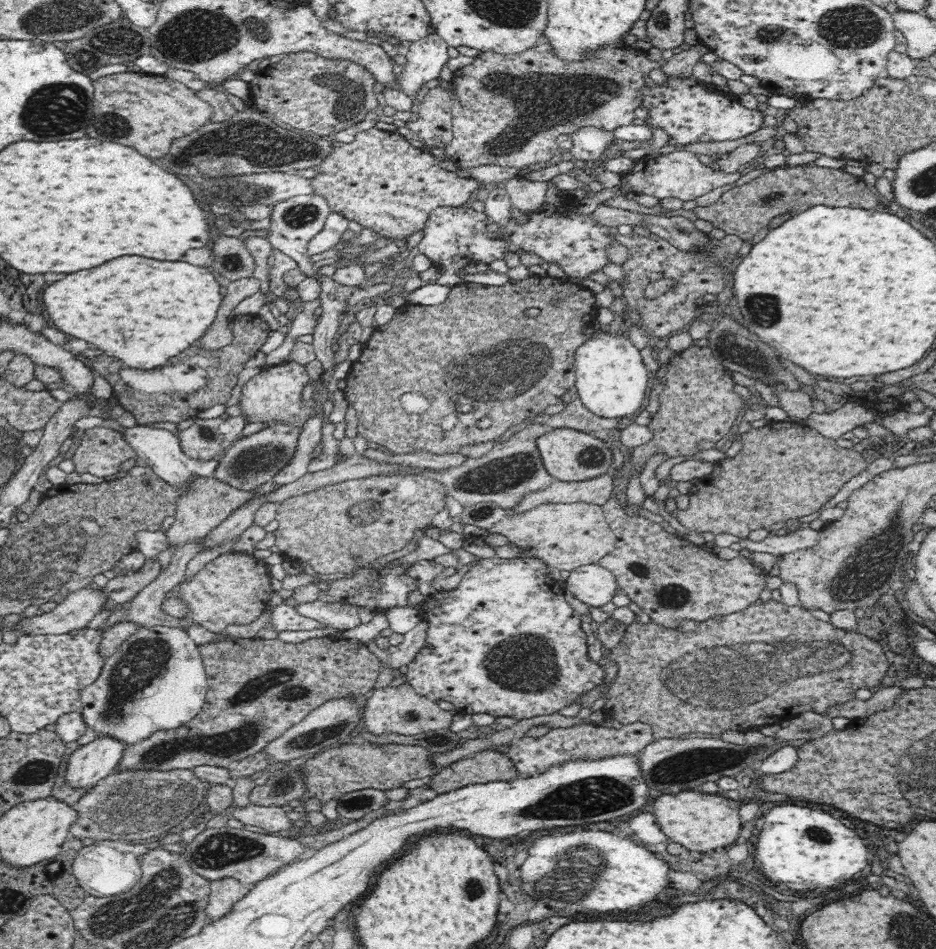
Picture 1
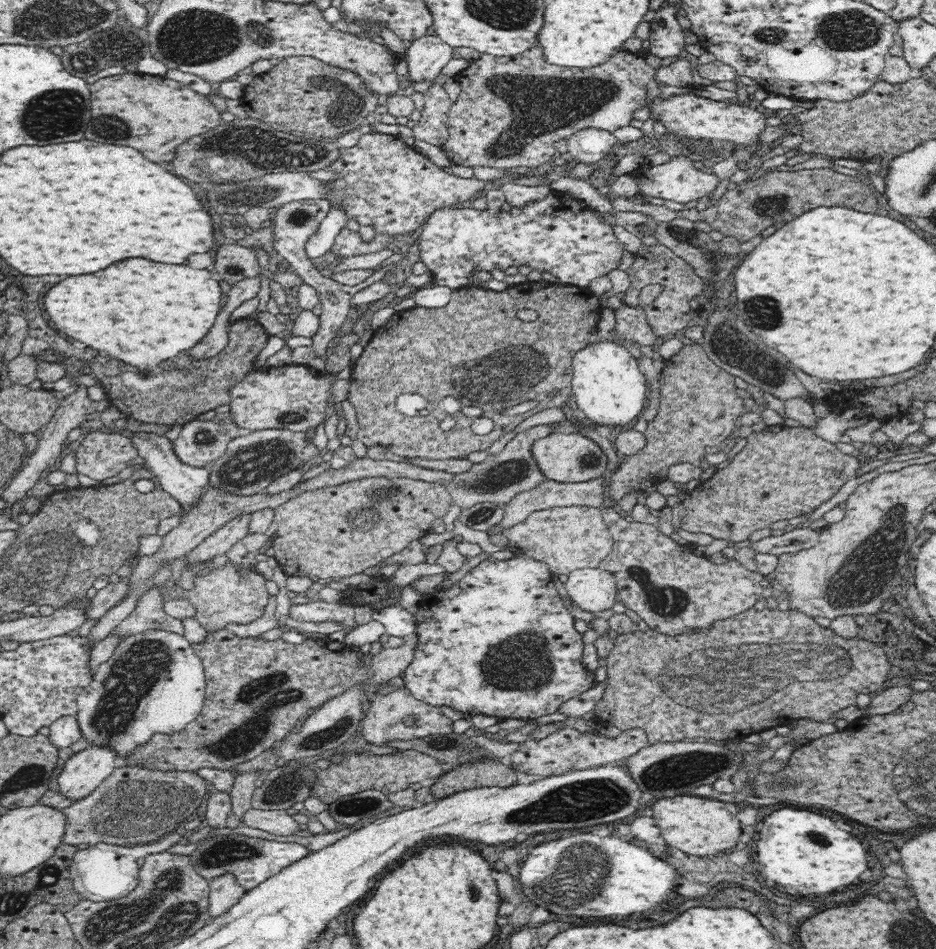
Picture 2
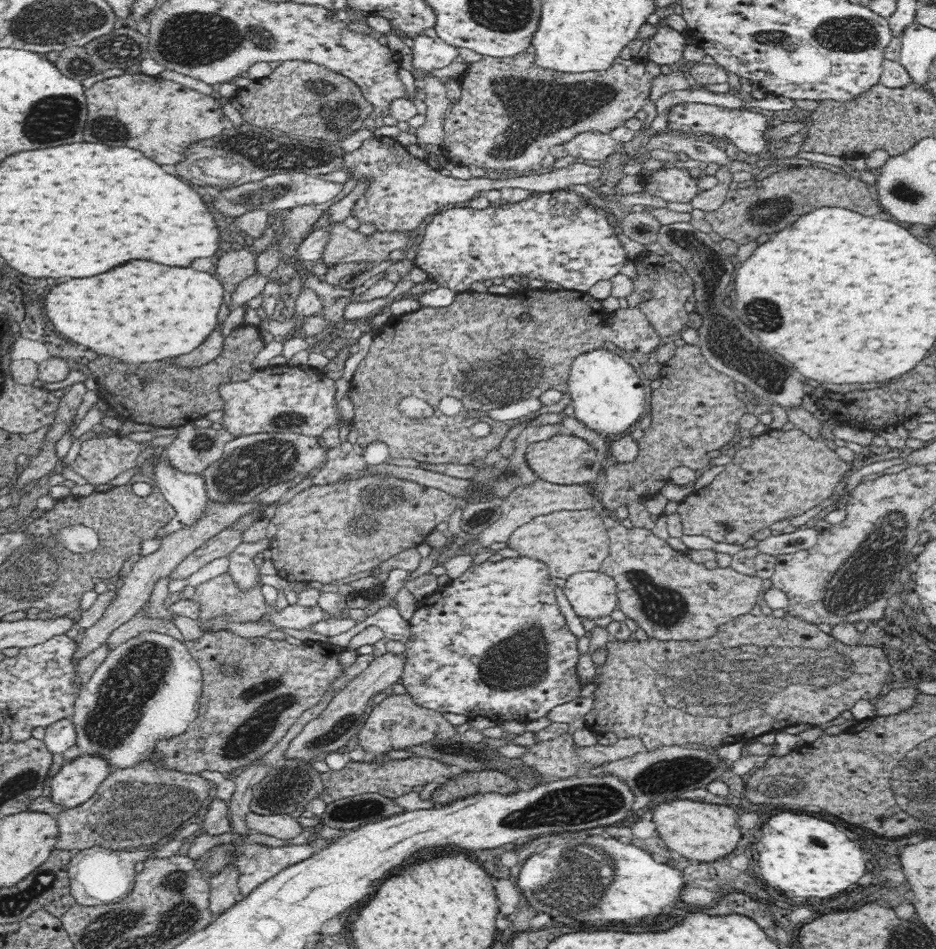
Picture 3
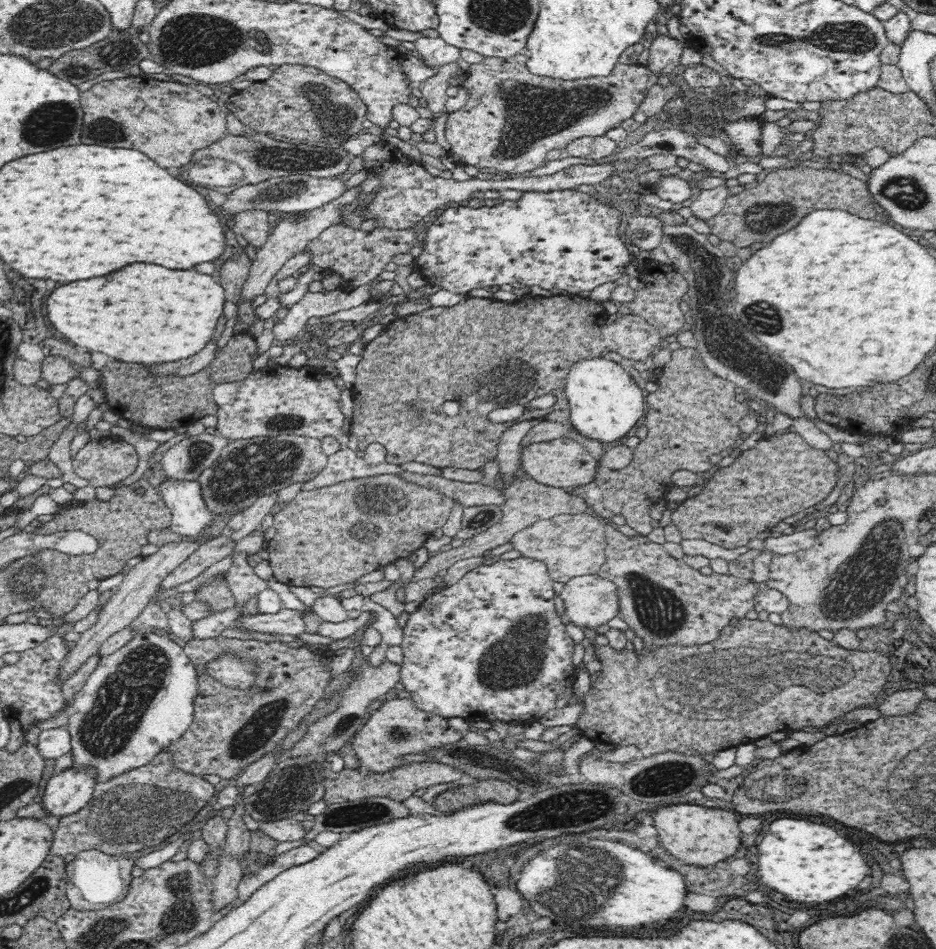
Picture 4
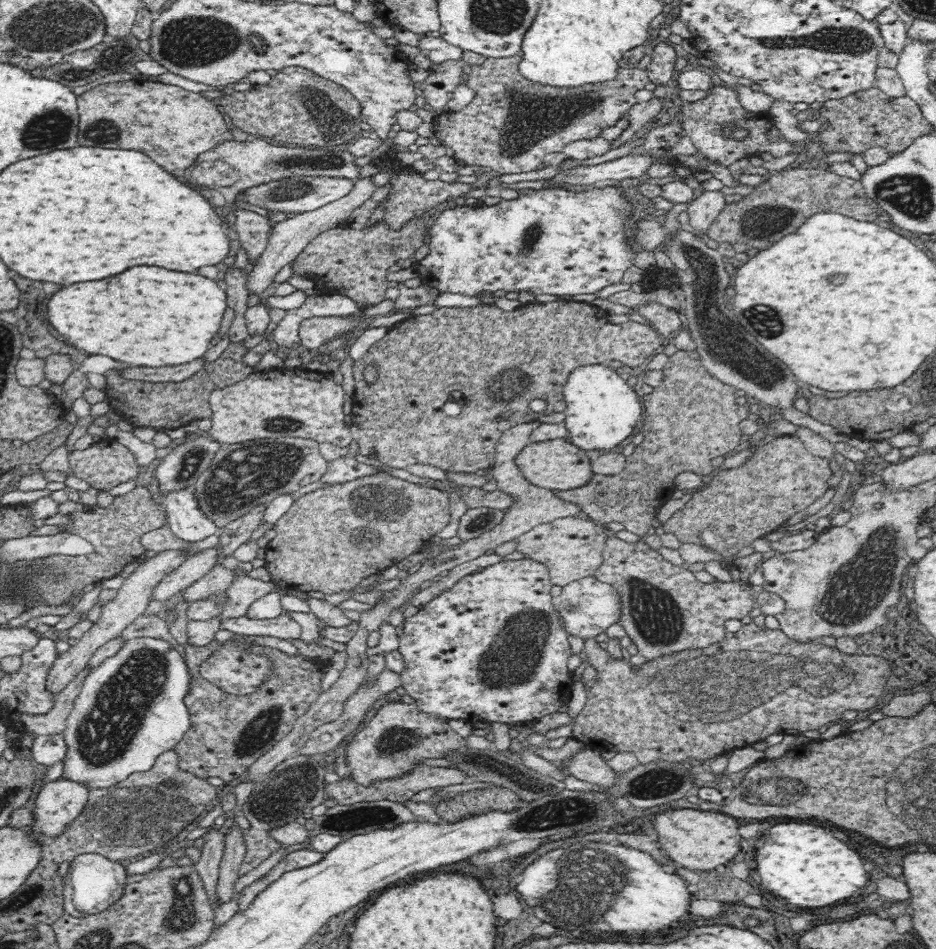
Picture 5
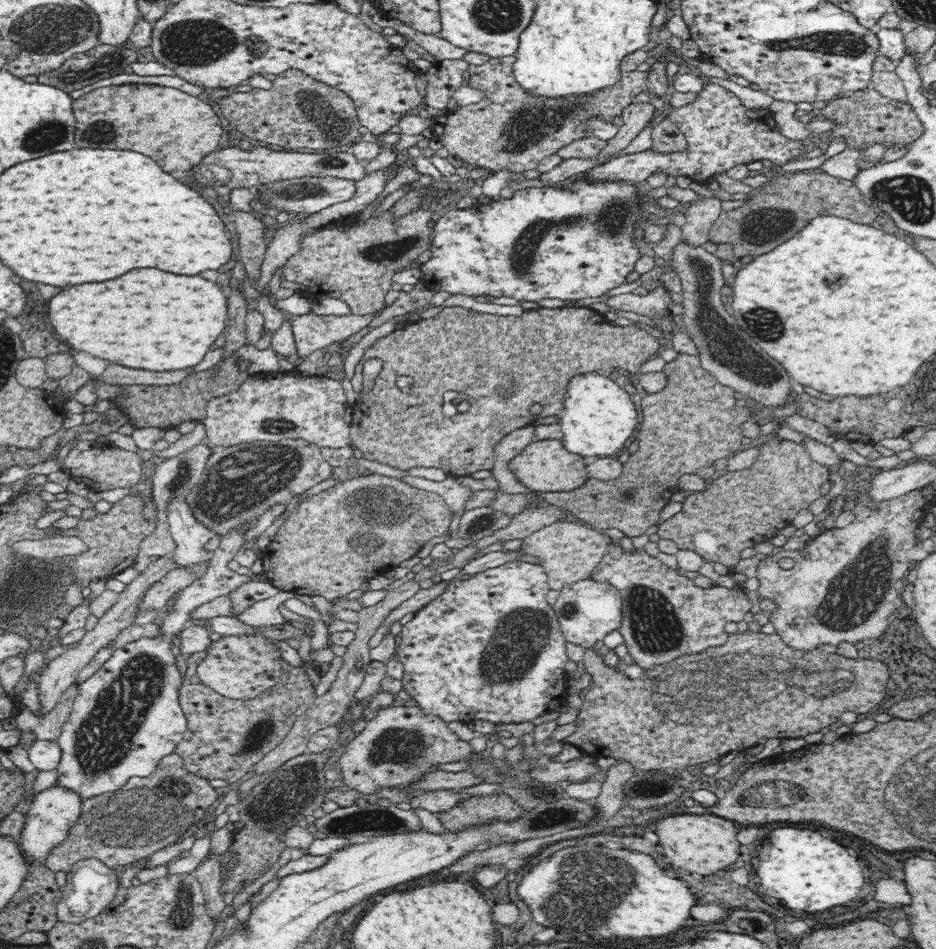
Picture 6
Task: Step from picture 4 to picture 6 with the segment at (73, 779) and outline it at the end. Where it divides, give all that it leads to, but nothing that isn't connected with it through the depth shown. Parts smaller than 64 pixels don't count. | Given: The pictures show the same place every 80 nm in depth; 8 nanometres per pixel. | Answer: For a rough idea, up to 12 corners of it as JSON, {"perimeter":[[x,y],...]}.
{"perimeter":[[78,794],[33,796],[16,839],[30,869],[62,846],[81,815]]}

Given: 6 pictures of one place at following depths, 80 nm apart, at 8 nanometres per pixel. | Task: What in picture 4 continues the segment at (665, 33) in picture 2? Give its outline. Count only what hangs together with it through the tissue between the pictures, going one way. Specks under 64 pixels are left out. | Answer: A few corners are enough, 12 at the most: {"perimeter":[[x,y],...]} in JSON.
{"perimeter":[[668,35],[655,38],[647,68],[657,77],[680,65],[684,43]]}

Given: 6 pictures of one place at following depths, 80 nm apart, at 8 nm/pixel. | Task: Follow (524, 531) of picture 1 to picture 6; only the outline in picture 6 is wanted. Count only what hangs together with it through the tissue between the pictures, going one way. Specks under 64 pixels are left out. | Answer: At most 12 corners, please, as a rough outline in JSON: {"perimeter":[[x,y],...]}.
{"perimeter":[[562,519],[520,549],[542,560],[549,589],[590,579],[607,536]]}

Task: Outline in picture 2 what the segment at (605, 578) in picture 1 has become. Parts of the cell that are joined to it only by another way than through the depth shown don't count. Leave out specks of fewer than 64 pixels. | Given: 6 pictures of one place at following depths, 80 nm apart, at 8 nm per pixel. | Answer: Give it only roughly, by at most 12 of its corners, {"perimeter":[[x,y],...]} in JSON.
{"perimeter":[[599,566],[572,571],[571,602],[591,614],[617,602],[614,575]]}

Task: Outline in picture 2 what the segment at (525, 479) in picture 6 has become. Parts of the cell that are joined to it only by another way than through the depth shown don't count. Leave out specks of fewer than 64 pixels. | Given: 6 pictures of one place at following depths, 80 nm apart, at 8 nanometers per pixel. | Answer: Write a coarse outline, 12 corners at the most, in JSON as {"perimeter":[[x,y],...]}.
{"perimeter":[[553,432],[530,451],[555,482],[600,478],[608,464],[582,433]]}

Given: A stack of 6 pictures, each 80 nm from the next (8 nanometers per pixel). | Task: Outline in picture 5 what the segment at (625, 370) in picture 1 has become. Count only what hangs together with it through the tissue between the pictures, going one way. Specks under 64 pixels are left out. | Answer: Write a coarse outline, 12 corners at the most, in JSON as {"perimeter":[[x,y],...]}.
{"perimeter":[[609,366],[576,368],[563,391],[567,440],[610,452],[643,404]]}

